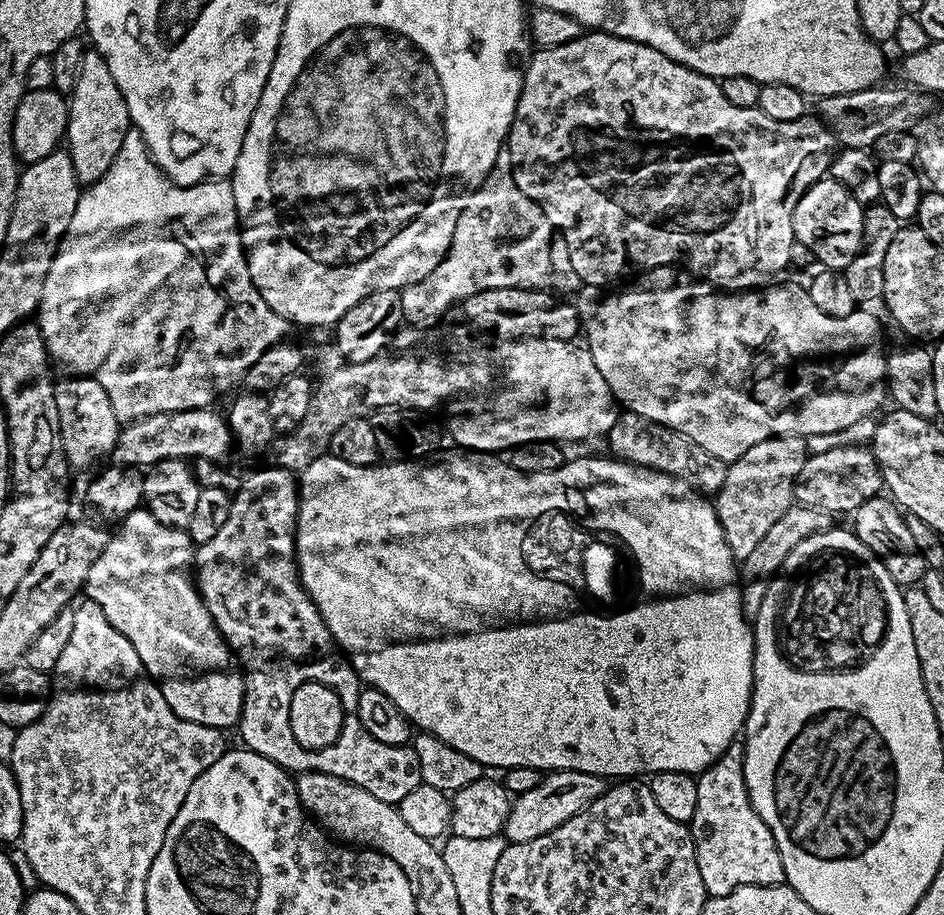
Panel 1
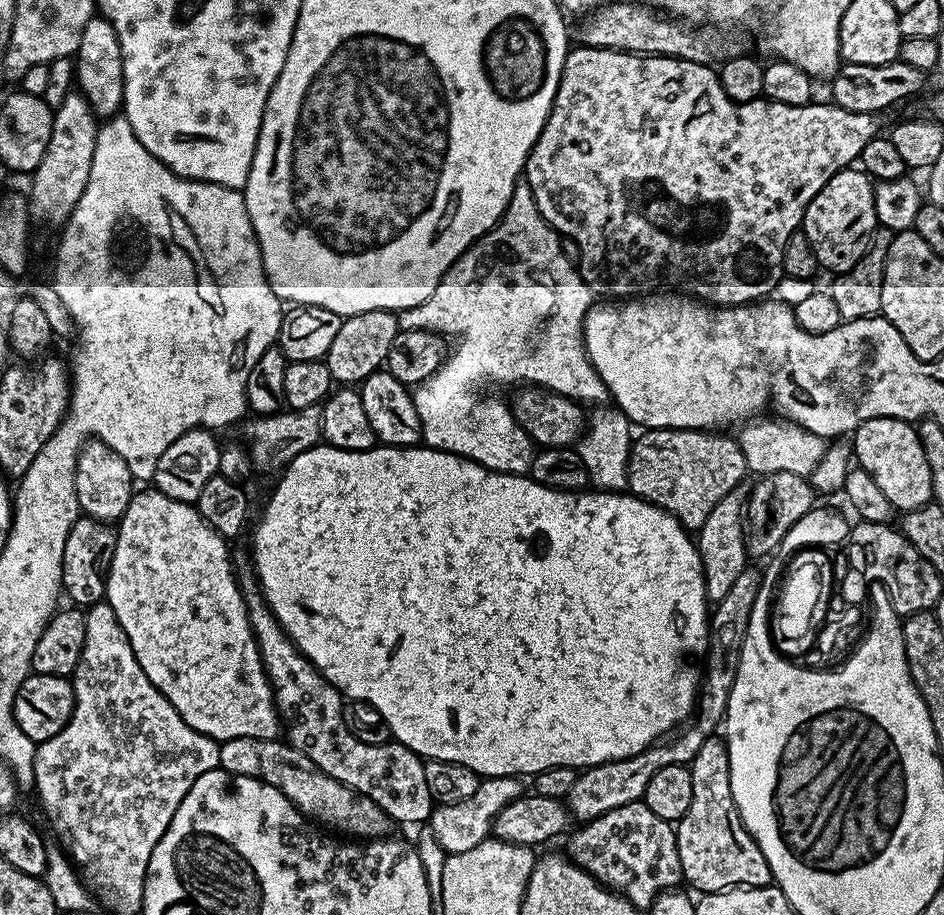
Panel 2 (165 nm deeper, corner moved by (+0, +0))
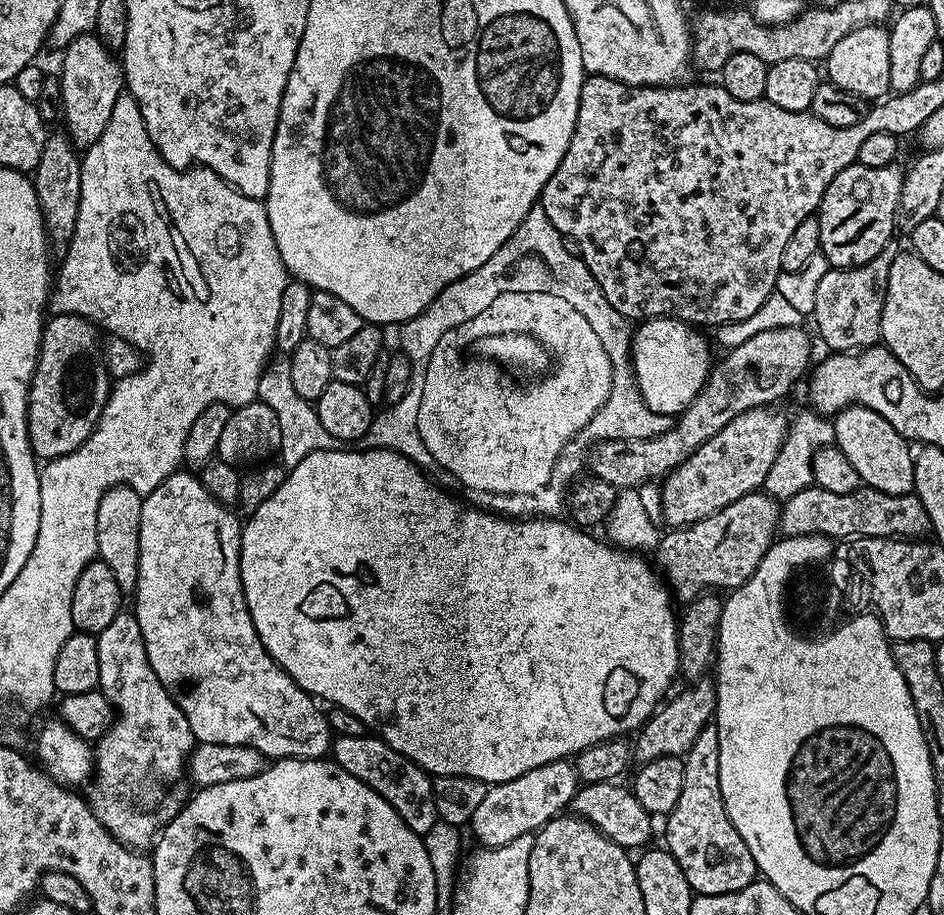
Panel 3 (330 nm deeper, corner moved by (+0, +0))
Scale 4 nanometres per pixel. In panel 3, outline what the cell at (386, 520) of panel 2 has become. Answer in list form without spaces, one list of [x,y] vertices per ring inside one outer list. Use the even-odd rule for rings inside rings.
[[[343,447],[336,449],[318,450],[316,453],[306,455],[296,466],[287,469],[282,486],[258,506],[250,514],[252,520],[249,524],[243,525],[240,533],[240,577],[244,587],[244,607],[248,609],[250,618],[254,622],[254,630],[258,630],[258,638],[262,638],[262,646],[274,658],[274,662],[298,686],[302,691],[317,701],[329,700],[329,705],[350,710],[354,718],[358,718],[380,739],[386,741],[395,752],[410,758],[418,767],[432,776],[449,776],[458,774],[459,776],[469,776],[478,778],[489,786],[510,782],[538,766],[546,766],[555,760],[568,760],[575,757],[576,753],[586,750],[595,744],[603,744],[606,740],[613,738],[624,738],[635,733],[649,718],[653,712],[660,707],[662,701],[669,695],[668,687],[672,684],[672,679],[677,679],[680,663],[678,662],[678,638],[676,630],[678,627],[678,616],[672,613],[673,597],[666,587],[665,581],[658,575],[657,569],[651,563],[647,564],[643,555],[631,550],[625,550],[605,542],[603,539],[595,540],[591,531],[585,530],[567,519],[561,518],[509,518],[490,511],[481,510],[475,506],[465,506],[459,504],[443,487],[437,486],[422,469],[412,460],[408,460],[402,453],[392,452],[386,448],[367,448],[362,452],[344,452]]]

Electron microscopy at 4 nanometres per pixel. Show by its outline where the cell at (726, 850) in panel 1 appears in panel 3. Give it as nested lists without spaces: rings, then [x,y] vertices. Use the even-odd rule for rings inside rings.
[[[715,723],[707,724],[694,738],[694,746],[682,758],[682,795],[678,798],[678,806],[667,813],[664,824],[663,847],[671,854],[678,866],[682,866],[682,874],[686,874],[686,882],[693,893],[702,896],[714,894],[730,894],[734,890],[742,890],[753,880],[757,879],[758,869],[746,842],[742,842],[742,834],[734,830],[730,818],[726,814],[726,806],[722,802],[722,786],[718,782],[718,730]]]

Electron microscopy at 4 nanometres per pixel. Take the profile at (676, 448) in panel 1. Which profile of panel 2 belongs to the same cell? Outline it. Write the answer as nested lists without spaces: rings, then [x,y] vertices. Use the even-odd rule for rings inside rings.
[[[650,428],[641,431],[639,435],[632,441],[632,449],[628,455],[628,487],[627,491],[631,495],[636,496],[639,500],[650,502],[654,506],[658,506],[662,510],[666,510],[674,518],[678,518],[678,522],[682,527],[689,530],[698,530],[702,526],[702,522],[706,522],[706,518],[710,518],[710,510],[714,510],[714,506],[718,506],[718,502],[722,502],[722,498],[726,498],[726,494],[730,494],[730,490],[741,487],[745,482],[744,474],[749,471],[746,458],[743,457],[743,450],[739,446],[739,442],[732,436],[722,436],[726,434],[717,434],[712,430],[697,430],[694,428]]]

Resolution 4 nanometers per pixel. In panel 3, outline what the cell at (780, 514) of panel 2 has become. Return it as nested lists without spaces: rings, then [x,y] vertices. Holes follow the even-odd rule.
[[[761,490],[730,502],[730,506],[702,518],[702,522],[665,531],[654,557],[671,595],[687,602],[709,590],[731,590],[745,584],[777,539],[780,510],[781,505]]]

